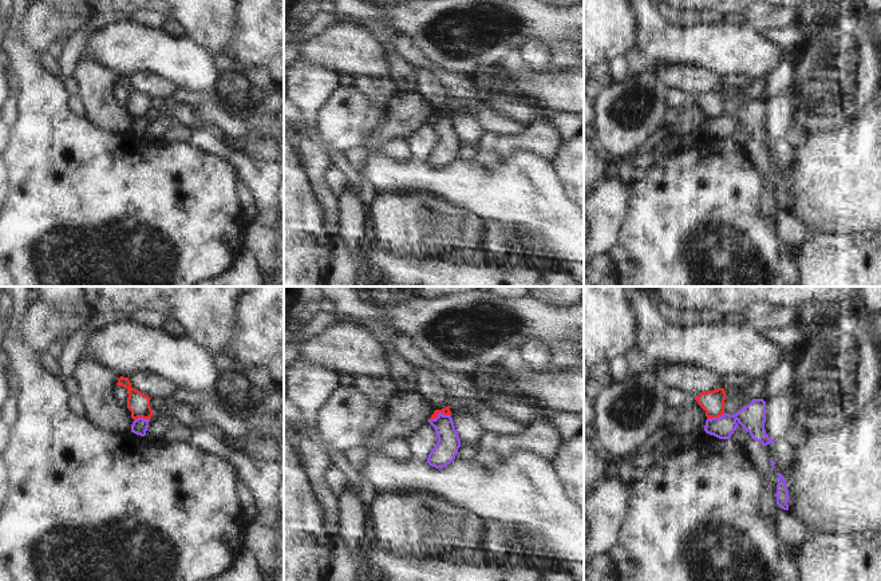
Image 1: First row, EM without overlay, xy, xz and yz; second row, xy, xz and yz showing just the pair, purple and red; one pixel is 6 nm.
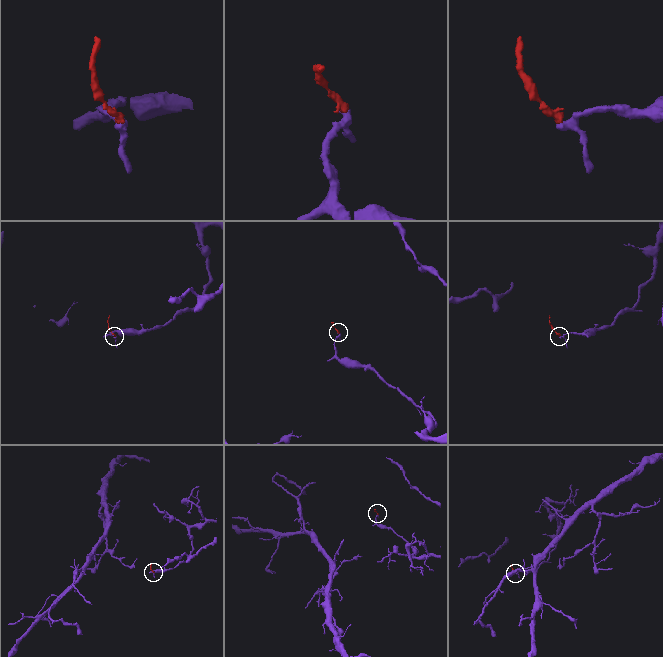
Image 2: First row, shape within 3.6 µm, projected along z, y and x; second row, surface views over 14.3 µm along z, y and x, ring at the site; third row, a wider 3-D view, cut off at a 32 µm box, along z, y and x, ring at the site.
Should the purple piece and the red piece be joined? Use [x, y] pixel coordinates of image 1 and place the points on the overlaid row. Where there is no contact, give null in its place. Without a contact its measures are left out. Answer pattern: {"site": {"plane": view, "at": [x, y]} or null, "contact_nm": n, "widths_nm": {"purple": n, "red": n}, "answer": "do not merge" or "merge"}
{"site": {"plane": "xz", "at": [438, 414]}, "contact_nm": 150, "widths_nm": {"purple": 140, "red": 50}, "answer": "do not merge"}

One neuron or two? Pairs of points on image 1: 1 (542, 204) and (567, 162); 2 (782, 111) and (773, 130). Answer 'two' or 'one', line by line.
1: two
2: one

